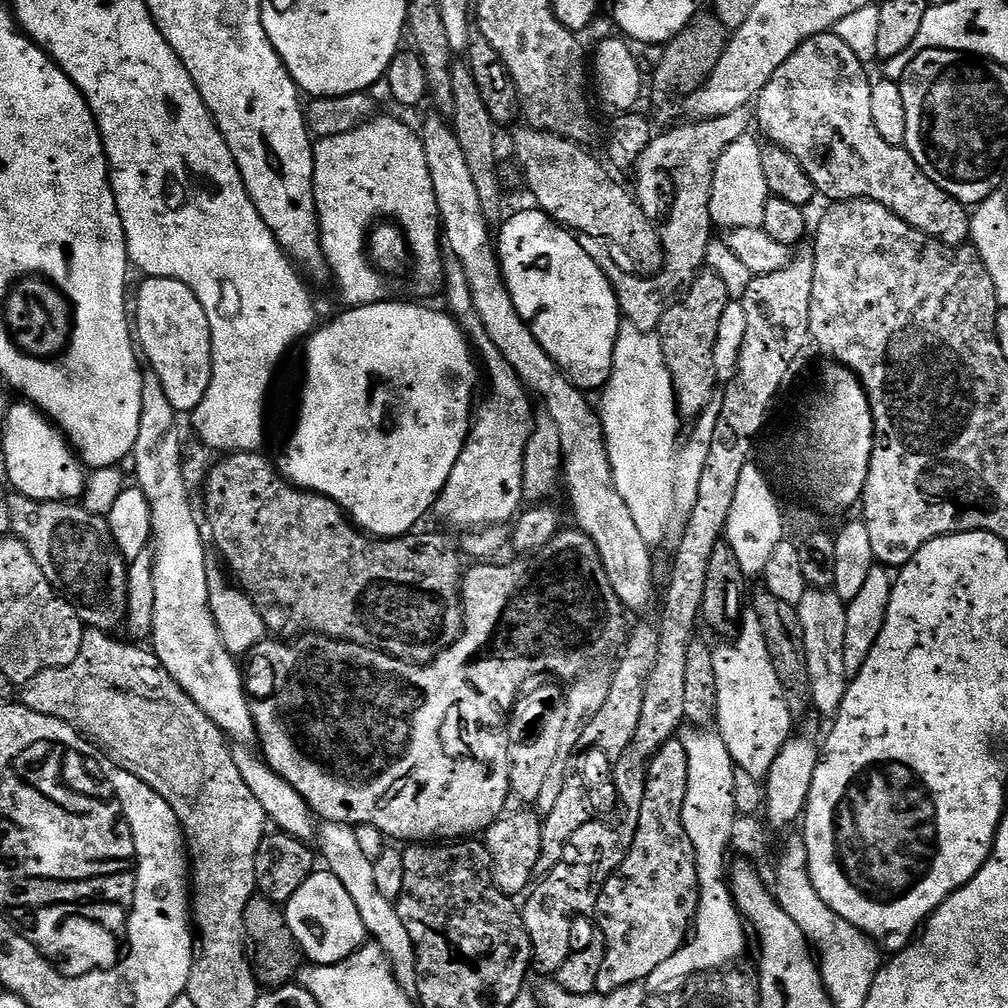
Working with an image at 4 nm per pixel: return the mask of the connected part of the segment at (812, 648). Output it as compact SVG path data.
M809 588L802 602L796 605L796 613L798 618L802 618L802 634L806 634L806 666L810 666L812 708L821 717L835 717L850 683L846 662L842 658L846 642L846 603L834 590Z

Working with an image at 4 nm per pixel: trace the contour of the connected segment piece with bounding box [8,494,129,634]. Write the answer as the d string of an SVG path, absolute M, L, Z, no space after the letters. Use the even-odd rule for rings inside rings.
M19 494L9 495L12 532L30 550L38 570L80 613L89 628L109 634L128 619L129 561L118 550L107 515L83 508L83 503L66 500L42 502Z

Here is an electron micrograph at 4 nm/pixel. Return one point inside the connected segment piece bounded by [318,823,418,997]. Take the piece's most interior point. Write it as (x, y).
(346, 860)

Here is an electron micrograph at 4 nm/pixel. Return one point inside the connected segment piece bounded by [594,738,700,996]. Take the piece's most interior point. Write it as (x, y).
(646, 910)

